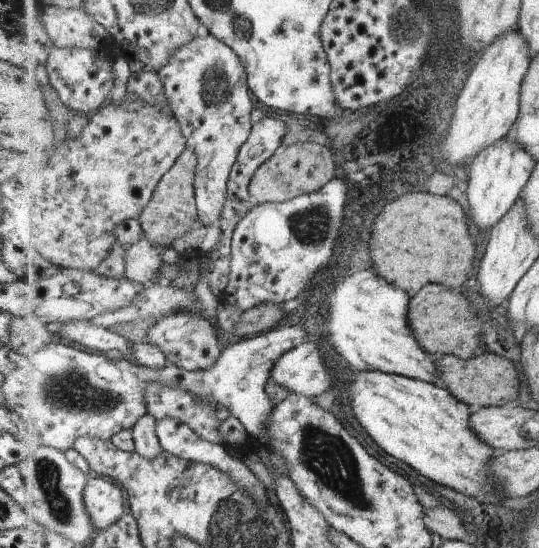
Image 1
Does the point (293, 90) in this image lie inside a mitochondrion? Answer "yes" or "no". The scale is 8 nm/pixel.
no

